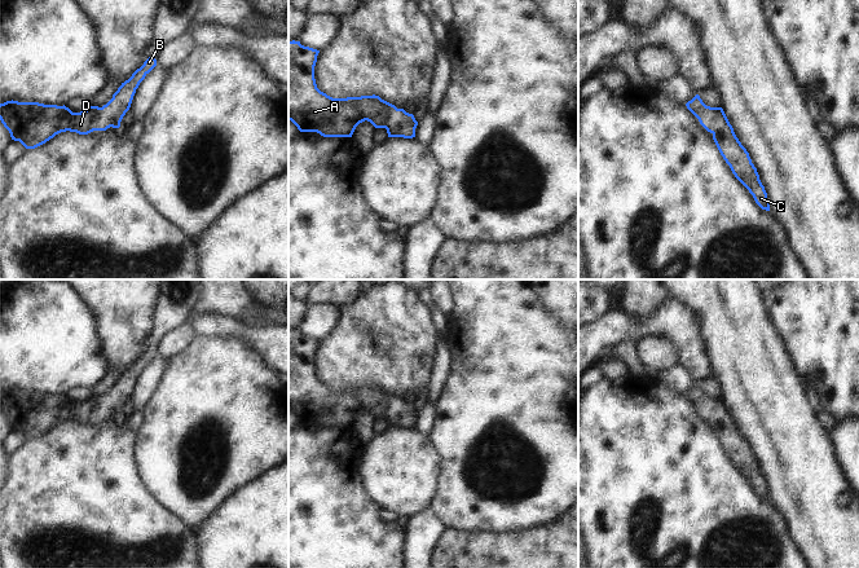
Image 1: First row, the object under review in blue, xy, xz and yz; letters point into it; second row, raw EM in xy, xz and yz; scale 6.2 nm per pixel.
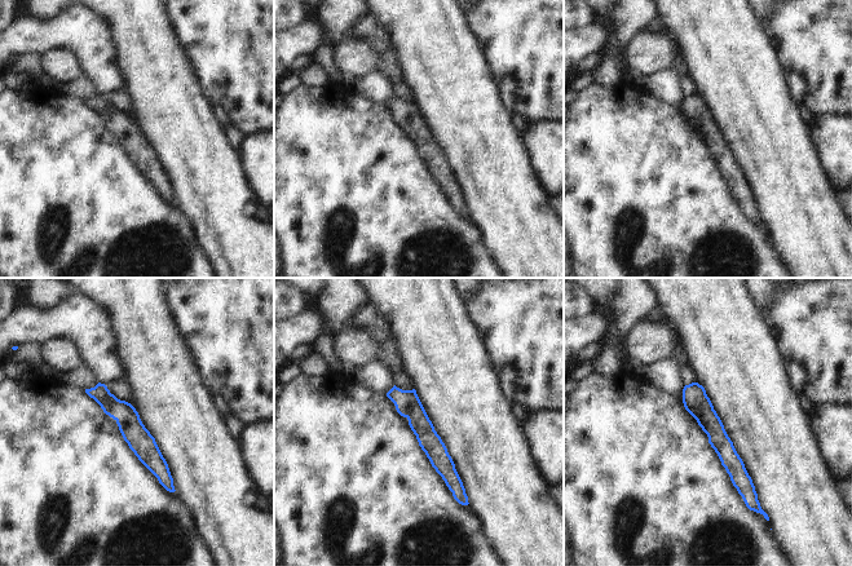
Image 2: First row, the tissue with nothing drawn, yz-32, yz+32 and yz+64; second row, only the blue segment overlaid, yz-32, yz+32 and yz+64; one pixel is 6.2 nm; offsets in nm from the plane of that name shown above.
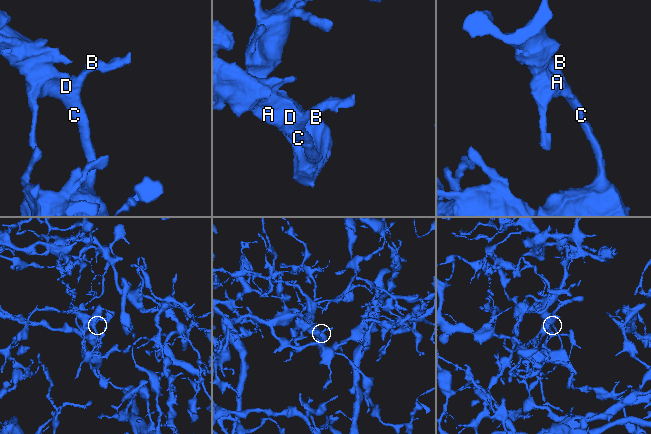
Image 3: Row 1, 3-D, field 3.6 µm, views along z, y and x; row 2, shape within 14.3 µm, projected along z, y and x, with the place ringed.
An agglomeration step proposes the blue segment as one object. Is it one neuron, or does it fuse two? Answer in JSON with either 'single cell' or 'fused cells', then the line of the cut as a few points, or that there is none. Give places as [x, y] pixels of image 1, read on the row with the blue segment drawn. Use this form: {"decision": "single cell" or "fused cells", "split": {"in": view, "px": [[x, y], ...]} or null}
{"decision": "single cell", "split": null}

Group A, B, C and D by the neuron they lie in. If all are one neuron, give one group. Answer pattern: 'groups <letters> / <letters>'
groups A B C D

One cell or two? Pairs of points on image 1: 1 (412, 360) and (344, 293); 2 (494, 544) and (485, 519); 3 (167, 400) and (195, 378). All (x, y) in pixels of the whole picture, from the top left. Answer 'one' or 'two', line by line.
1: two
2: two
3: one

